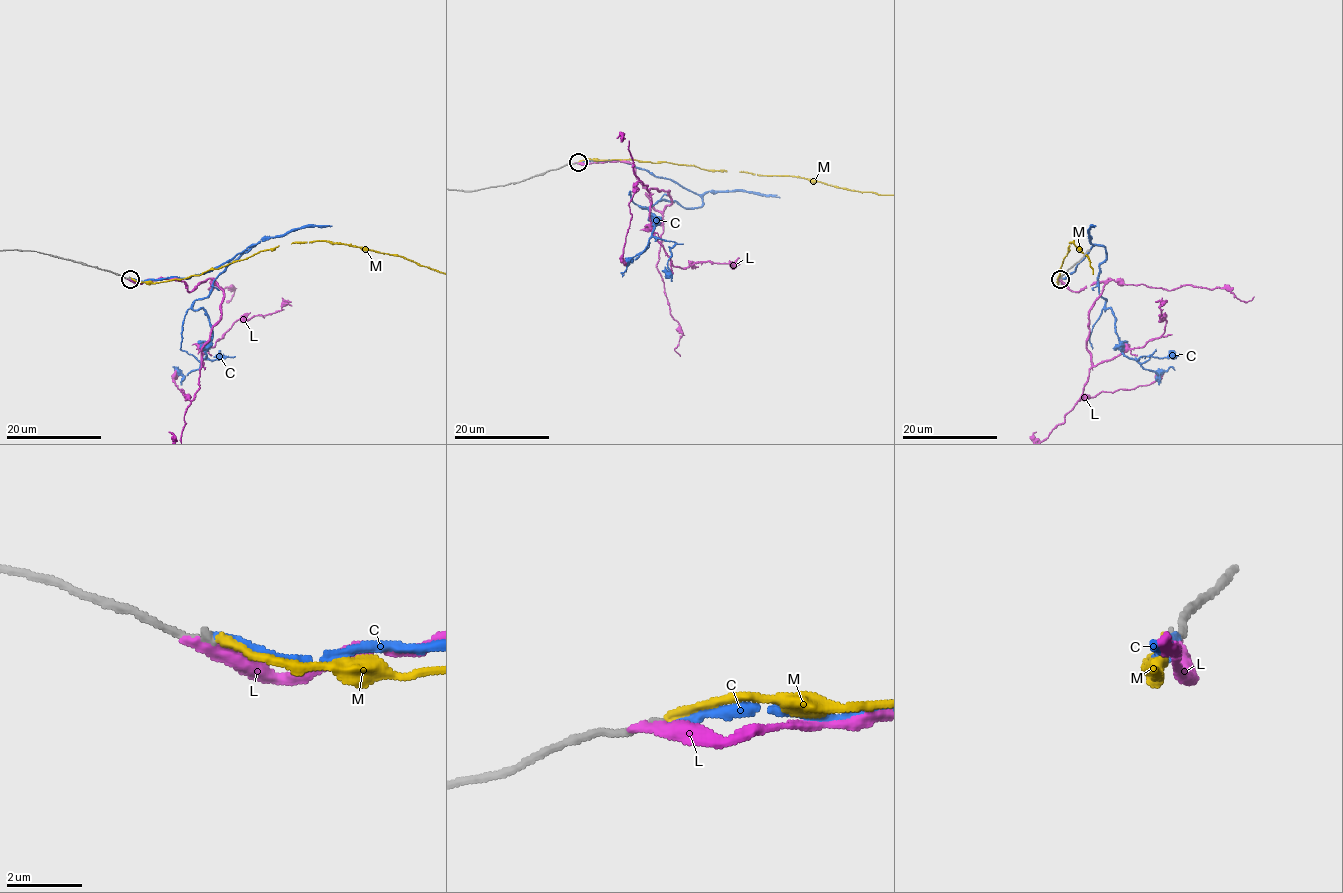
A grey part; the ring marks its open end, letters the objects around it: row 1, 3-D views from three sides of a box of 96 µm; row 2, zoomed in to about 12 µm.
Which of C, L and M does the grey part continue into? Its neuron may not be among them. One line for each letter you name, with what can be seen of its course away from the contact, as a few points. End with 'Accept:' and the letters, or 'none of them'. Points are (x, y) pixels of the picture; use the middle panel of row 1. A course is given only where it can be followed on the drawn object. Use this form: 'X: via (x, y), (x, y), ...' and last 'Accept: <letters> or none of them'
Accept: M

